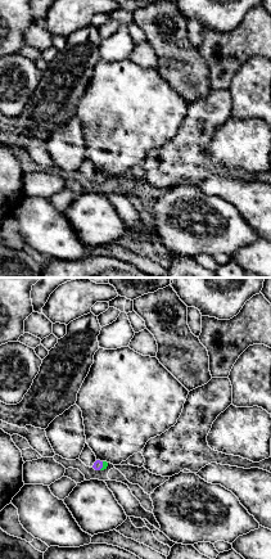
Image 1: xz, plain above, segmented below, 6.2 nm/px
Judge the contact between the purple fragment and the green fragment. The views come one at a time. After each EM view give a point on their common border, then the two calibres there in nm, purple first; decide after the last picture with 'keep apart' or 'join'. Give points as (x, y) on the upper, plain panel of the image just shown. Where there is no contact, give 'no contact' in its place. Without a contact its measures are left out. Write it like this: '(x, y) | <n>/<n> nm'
(102, 177) | 60/30 nm

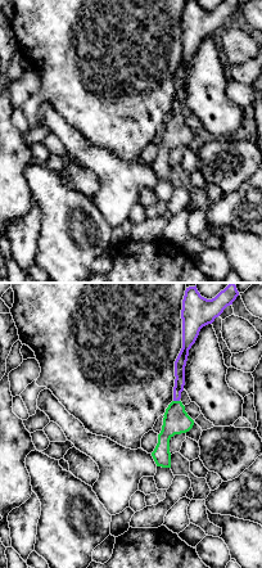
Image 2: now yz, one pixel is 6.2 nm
(176, 112) | 70/160 nm

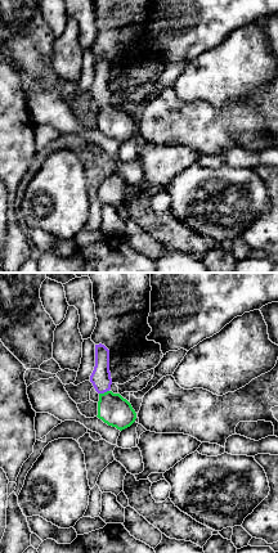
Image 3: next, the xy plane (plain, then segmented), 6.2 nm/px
(103, 104) | 130/200 nm

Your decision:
join

